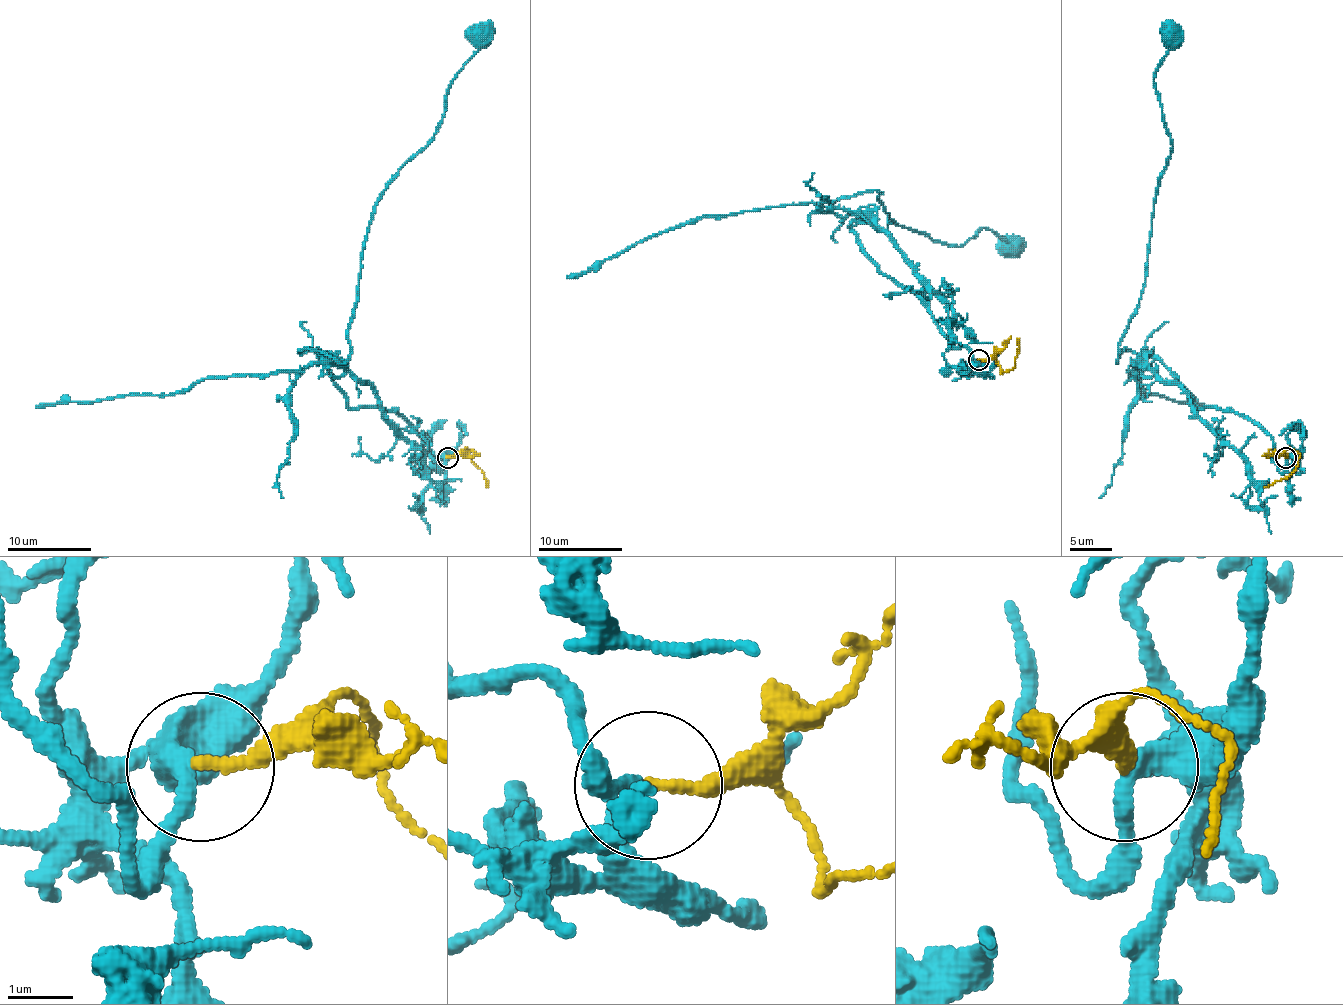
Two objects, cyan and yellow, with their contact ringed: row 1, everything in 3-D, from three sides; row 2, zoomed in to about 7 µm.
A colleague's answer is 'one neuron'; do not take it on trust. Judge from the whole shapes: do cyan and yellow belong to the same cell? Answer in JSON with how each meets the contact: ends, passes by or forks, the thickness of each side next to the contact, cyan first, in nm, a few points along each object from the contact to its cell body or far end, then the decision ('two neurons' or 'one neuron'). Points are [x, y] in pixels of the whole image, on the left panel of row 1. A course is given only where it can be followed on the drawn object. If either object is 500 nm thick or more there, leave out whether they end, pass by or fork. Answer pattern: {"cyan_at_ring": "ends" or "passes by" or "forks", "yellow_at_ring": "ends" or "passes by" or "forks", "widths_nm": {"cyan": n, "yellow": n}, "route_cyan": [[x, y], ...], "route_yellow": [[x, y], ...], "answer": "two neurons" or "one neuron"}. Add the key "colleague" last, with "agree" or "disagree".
{"cyan_at_ring": "passes by", "yellow_at_ring": "ends", "widths_nm": {"cyan": 280, "yellow": 200}, "route_cyan": [[446, 458], [396, 412], [350, 407], [331, 357], [300, 351], [350, 353], [373, 206], [442, 118], [473, 33]], "route_yellow": [[448, 458], [457, 458], [465, 449], [484, 472], [486, 487]], "answer": "two neurons", "colleague": "disagree"}

